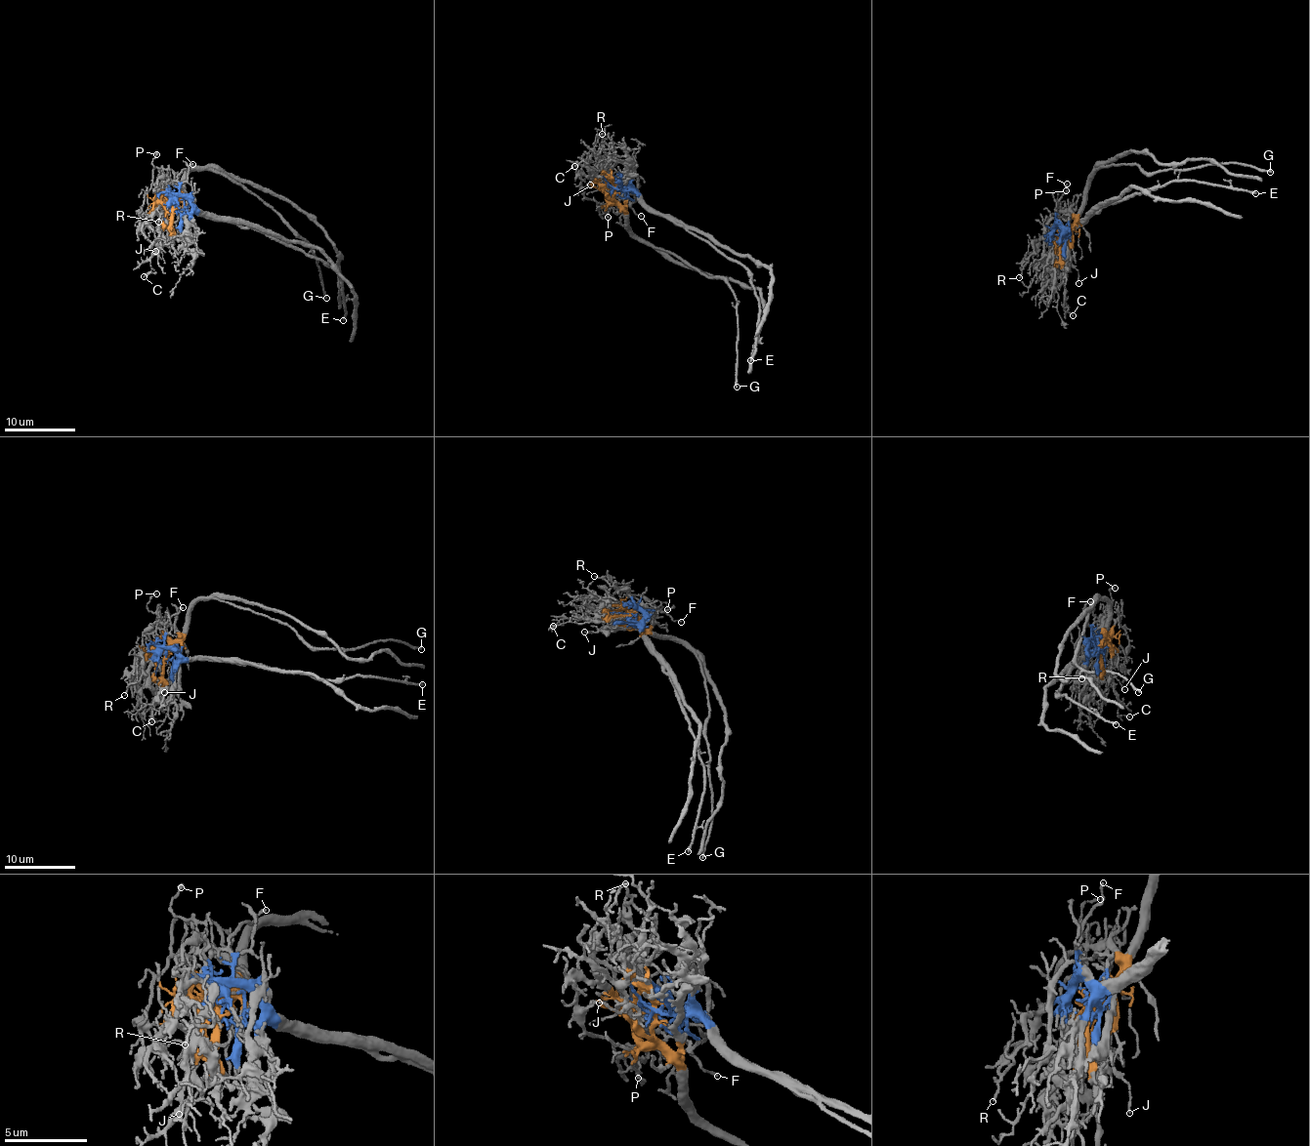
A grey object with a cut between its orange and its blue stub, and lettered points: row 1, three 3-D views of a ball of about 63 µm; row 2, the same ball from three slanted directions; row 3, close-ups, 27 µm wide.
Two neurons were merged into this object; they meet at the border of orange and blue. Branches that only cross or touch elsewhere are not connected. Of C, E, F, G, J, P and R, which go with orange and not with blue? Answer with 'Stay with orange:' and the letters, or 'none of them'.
Stay with orange: C, G, J, P

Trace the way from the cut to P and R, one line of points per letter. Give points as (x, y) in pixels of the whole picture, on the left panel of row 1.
P: (171, 208), (159, 184), (164, 176), (152, 160), (157, 155)
R: (171, 208), (175, 195), (167, 194), (156, 198), (157, 222)

